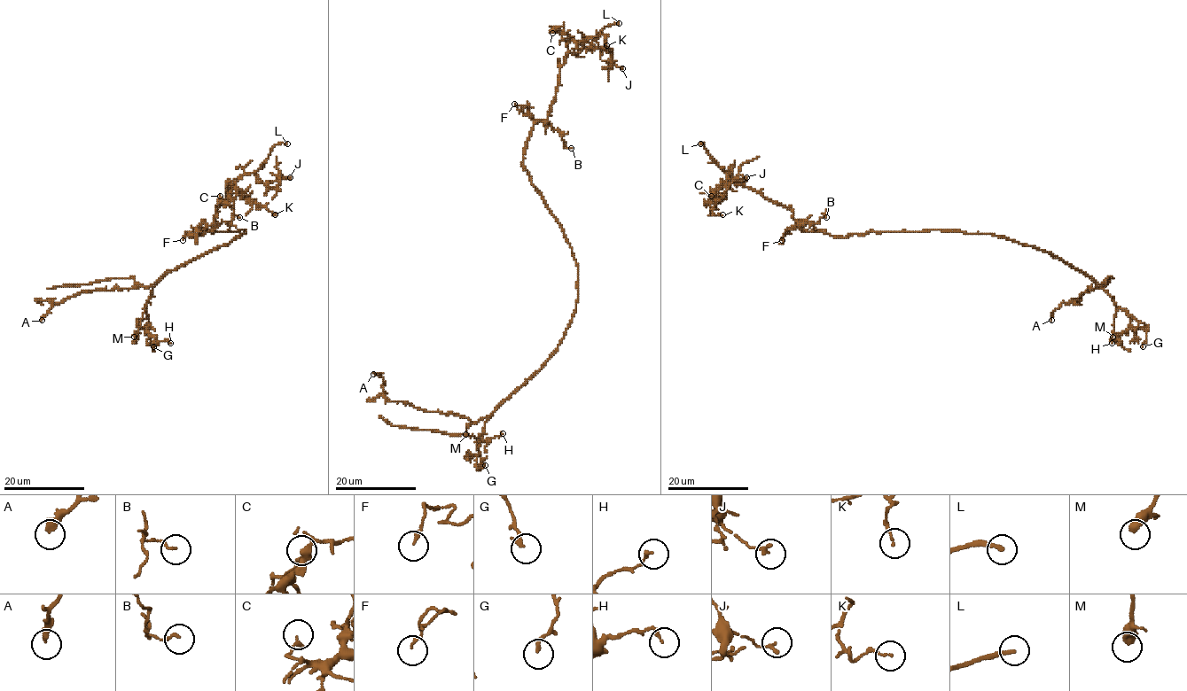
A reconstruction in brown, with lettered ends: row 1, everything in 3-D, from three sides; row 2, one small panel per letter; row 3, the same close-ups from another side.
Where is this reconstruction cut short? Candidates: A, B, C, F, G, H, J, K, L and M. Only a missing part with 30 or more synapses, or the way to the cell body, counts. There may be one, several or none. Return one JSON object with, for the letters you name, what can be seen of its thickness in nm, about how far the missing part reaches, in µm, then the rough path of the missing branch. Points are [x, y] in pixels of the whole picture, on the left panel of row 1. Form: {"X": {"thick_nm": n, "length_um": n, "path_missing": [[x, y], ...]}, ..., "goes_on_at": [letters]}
{"L": {"thick_nm": 220, "length_um": 35, "path_missing": [[287, 143], [292, 150], [293, 162], [277, 163], [263, 174], [255, 175], [253, 157], [226, 123]]}, "goes_on_at": ["L"]}

